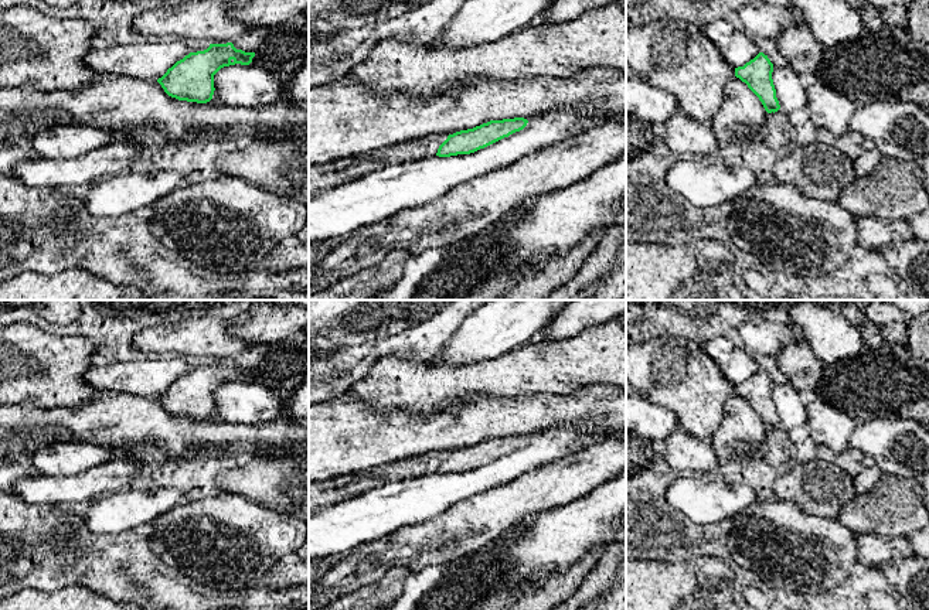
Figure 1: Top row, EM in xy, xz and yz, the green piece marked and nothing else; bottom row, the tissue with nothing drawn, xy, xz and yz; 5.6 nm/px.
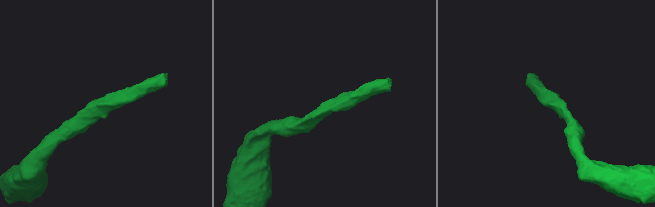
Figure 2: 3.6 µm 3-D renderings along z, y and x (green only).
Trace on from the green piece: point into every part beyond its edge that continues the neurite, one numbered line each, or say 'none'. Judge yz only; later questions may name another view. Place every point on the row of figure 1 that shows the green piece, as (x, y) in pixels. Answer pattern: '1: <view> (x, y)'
none

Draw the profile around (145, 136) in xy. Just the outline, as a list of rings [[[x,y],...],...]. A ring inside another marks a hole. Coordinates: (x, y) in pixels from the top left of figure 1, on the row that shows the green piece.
[[[142,126],[126,133],[126,140],[136,143],[142,149],[147,149],[153,144],[164,146],[170,142],[170,136],[166,132],[156,129],[153,126]]]

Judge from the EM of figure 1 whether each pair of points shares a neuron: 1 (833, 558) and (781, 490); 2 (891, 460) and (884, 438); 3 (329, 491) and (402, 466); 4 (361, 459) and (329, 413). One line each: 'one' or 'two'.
1: two
2: one
3: one
4: one

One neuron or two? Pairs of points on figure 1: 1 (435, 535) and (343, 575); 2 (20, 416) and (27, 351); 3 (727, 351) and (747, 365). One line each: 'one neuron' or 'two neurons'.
1: one neuron
2: two neurons
3: one neuron

